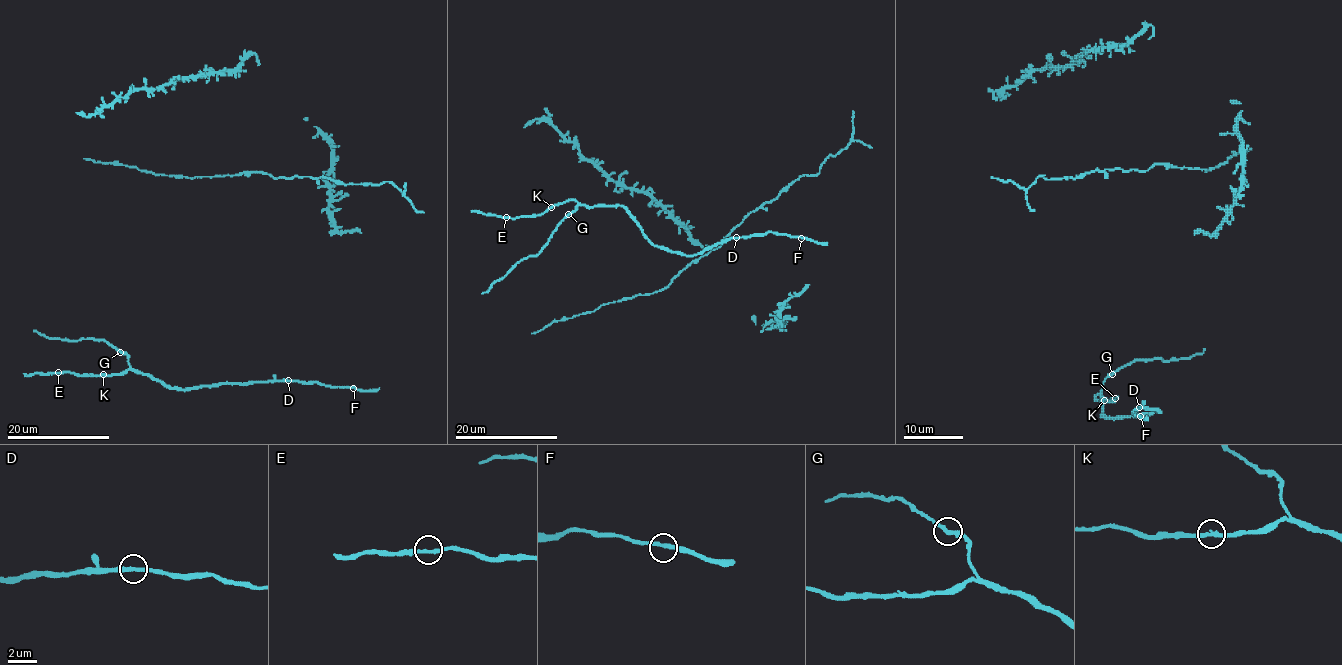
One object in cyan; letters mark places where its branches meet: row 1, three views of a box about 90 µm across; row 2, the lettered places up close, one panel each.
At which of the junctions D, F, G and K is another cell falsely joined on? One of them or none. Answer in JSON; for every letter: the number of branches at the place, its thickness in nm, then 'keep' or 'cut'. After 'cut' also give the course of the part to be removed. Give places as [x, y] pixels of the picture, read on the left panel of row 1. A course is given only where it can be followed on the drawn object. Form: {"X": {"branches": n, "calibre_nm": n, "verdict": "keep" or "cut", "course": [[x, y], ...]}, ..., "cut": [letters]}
{"D": {"branches": 2, "calibre_nm": 280, "verdict": "keep"}, "F": {"branches": 2, "calibre_nm": 260, "verdict": "keep"}, "G": {"branches": 2, "calibre_nm": 260, "verdict": "keep"}, "K": {"branches": 2, "calibre_nm": 260, "verdict": "keep"}, "cut": []}

